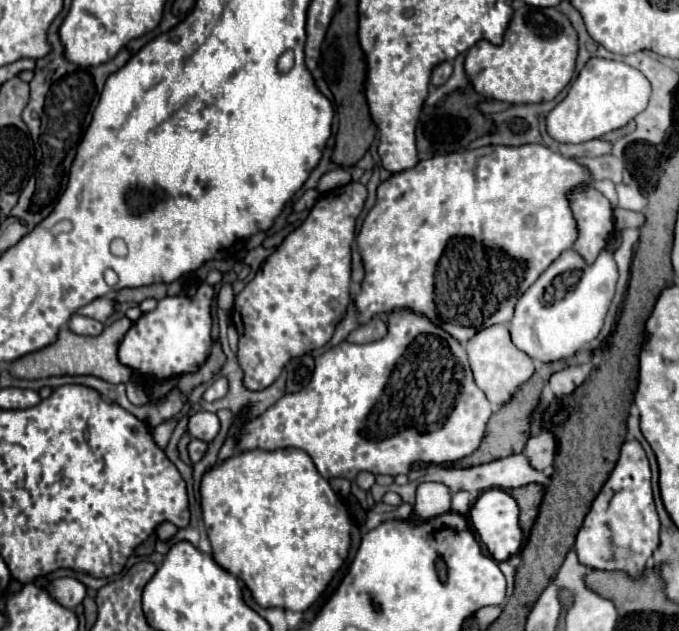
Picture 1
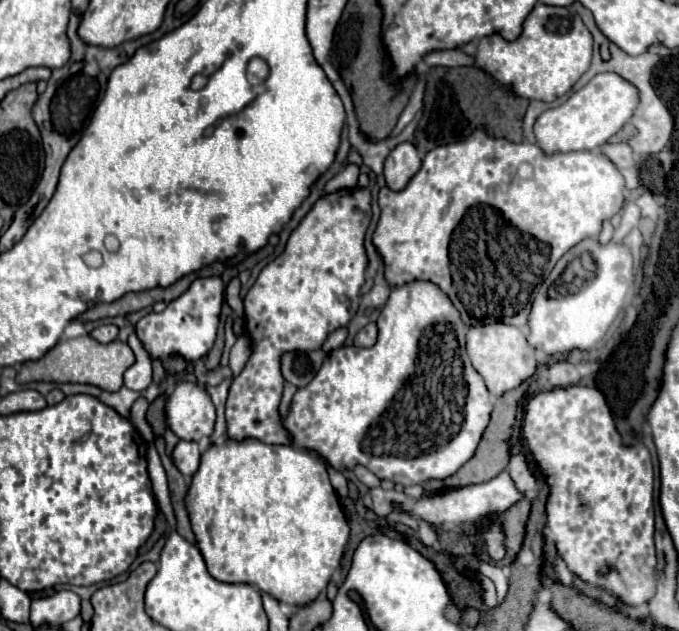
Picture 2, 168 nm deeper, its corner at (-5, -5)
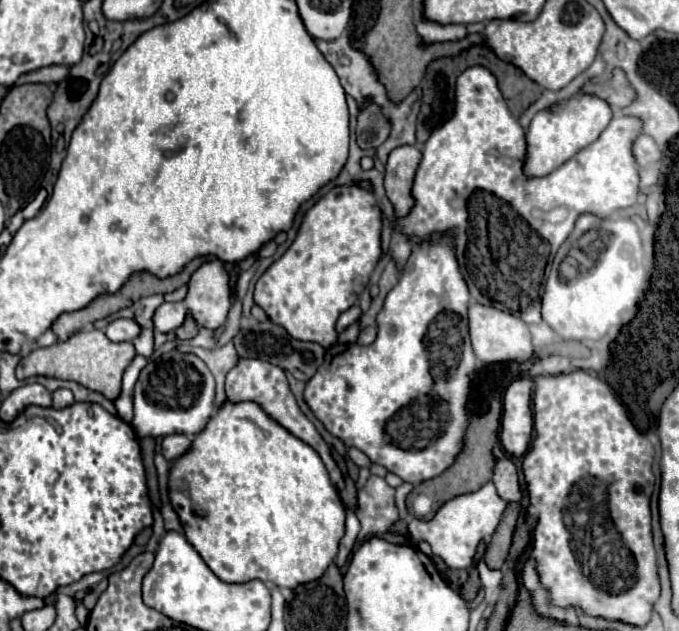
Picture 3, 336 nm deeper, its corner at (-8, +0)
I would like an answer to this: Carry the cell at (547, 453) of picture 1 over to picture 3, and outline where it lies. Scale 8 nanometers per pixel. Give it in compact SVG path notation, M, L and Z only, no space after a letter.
M503 456L501 460L497 460L495 474L493 474L493 482L495 482L495 486L499 490L499 496L503 500L507 500L507 502L521 500L523 490L521 490L517 466L513 464L511 456Z

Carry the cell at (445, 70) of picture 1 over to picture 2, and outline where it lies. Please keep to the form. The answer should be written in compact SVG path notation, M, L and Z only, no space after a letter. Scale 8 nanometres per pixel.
M460 47L456 49L448 49L448 51L430 51L428 55L424 55L422 59L428 67L436 67L436 65L444 65L444 67L460 67L460 65L472 65L474 59L470 55L466 55Z

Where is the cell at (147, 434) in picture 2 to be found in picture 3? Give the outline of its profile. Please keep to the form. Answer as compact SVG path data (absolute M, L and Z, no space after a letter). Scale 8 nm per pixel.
M79 330L65 342L57 342L49 348L37 348L29 356L21 358L17 378L25 380L29 376L51 376L61 380L73 380L89 390L101 392L109 400L121 396L121 376L129 362L135 358L135 348L131 342L111 342L101 330Z

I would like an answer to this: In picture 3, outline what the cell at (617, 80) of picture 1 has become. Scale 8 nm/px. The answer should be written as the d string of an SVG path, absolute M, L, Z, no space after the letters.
M573 94L567 100L555 102L531 120L527 130L527 160L525 160L525 174L527 176L545 176L575 156L581 148L589 146L599 138L599 134L609 126L613 118L611 106L607 100L593 96L593 94Z

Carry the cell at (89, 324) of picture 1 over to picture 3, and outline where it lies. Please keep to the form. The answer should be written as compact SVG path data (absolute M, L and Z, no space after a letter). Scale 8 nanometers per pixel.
M117 318L113 322L109 322L105 336L113 342L125 342L125 340L133 340L135 336L139 336L139 326L135 326L135 322L127 320L127 318Z

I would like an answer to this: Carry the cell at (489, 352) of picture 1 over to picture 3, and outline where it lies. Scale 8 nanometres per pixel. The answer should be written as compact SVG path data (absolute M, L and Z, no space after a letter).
M471 304L469 306L469 336L471 336L473 352L483 364L525 362L533 356L533 342L529 336L529 326L509 312Z

